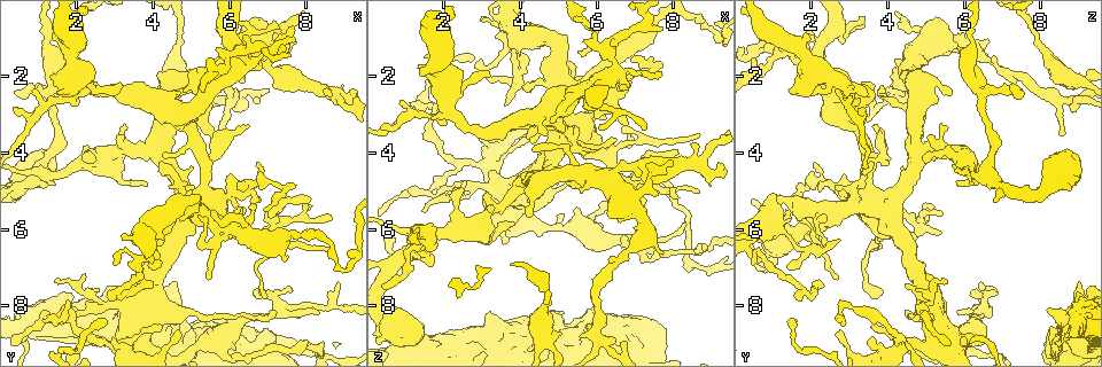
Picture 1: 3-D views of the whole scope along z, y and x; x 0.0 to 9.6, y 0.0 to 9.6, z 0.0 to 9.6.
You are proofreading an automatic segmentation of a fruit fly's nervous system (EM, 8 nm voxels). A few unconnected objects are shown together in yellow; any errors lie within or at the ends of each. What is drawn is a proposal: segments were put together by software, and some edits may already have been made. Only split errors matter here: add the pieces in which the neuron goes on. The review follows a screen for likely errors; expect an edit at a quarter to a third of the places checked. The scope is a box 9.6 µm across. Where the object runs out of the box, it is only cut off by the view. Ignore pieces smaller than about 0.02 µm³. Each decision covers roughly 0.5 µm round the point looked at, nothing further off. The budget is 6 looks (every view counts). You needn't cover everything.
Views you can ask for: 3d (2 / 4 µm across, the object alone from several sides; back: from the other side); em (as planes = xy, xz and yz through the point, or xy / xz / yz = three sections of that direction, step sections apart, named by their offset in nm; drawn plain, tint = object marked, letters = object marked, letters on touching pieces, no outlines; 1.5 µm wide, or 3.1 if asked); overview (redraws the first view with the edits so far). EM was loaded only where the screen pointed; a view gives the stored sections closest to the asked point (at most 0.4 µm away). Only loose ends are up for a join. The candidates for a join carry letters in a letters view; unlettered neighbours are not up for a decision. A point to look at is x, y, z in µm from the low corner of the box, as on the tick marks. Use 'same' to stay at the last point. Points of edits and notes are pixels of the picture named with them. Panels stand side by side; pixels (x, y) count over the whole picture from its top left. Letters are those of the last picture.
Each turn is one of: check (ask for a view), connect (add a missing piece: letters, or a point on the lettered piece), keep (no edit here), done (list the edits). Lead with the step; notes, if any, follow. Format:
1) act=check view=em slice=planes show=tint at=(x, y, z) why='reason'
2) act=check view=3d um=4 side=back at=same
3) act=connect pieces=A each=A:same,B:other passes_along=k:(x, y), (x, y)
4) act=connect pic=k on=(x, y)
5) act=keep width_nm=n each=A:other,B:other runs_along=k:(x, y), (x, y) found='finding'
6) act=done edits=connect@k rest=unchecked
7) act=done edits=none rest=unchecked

act=check view=3d um=2 at=(3.20, 8.05, 8.20) why='an open end'

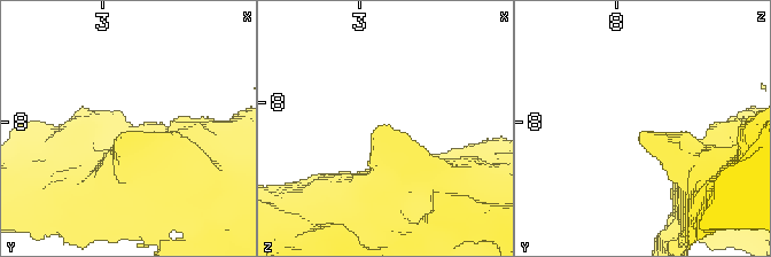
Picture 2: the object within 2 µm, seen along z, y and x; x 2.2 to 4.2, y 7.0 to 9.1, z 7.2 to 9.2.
act=check view=em slice=planes show=letters at=(3.20, 8.10, 8.18) why='need the tissue'

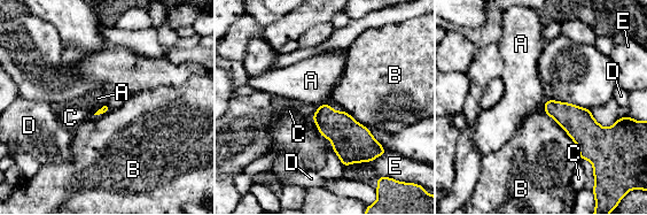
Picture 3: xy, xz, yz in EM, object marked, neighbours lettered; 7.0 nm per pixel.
act=keep each=A:other,B:other,C:other,D:other,E:other border=3:(106, 102), (93, 114) found='none of them fits'

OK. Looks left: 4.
act=check view=3d um=4 at=(7.50, 7.55, 6.60) why='thin end'

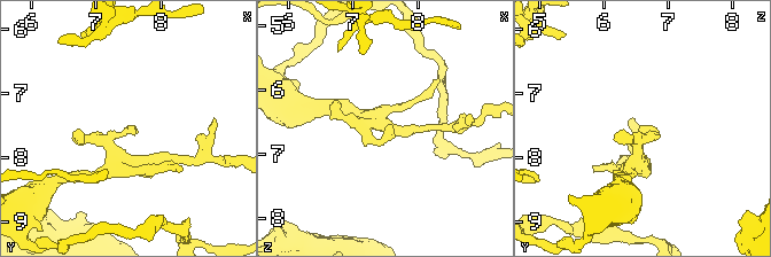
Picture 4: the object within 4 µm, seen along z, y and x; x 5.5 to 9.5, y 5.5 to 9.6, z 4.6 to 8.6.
act=check view=em slice=planes show=tint at=(7.50, 7.50, 6.60)

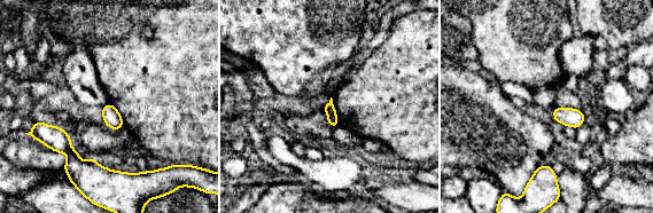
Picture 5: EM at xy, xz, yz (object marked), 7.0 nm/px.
act=check view=em slice=planes show=letters at=same why='see the neighbours'

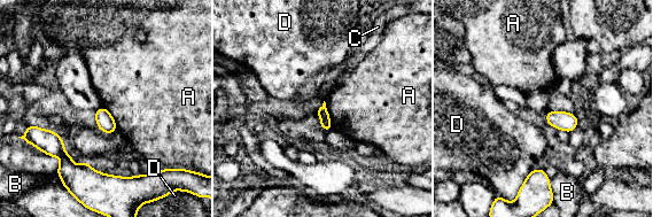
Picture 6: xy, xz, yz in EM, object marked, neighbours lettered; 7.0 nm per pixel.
act=keep each=A:other,B:other,C:other,D:other border=6:(324, 101), (332, 129) found='no lettered piece goes on from it'

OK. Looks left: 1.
act=done edits=none rest=unchecked

